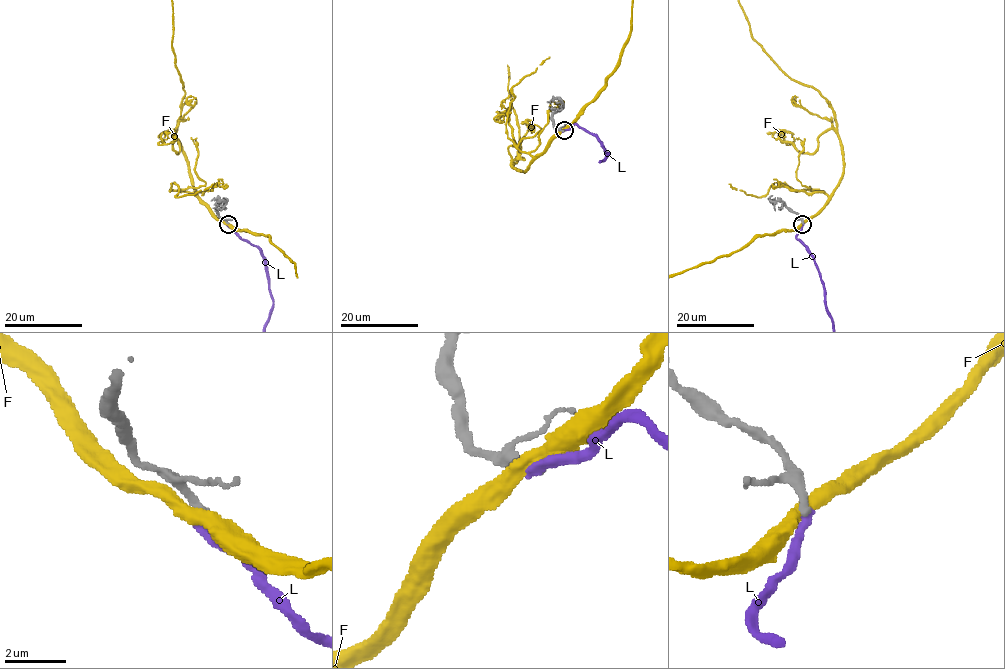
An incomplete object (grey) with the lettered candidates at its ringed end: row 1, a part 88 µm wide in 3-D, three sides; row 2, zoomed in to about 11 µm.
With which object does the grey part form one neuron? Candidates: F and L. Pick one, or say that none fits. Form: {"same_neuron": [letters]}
{"same_neuron": []}

